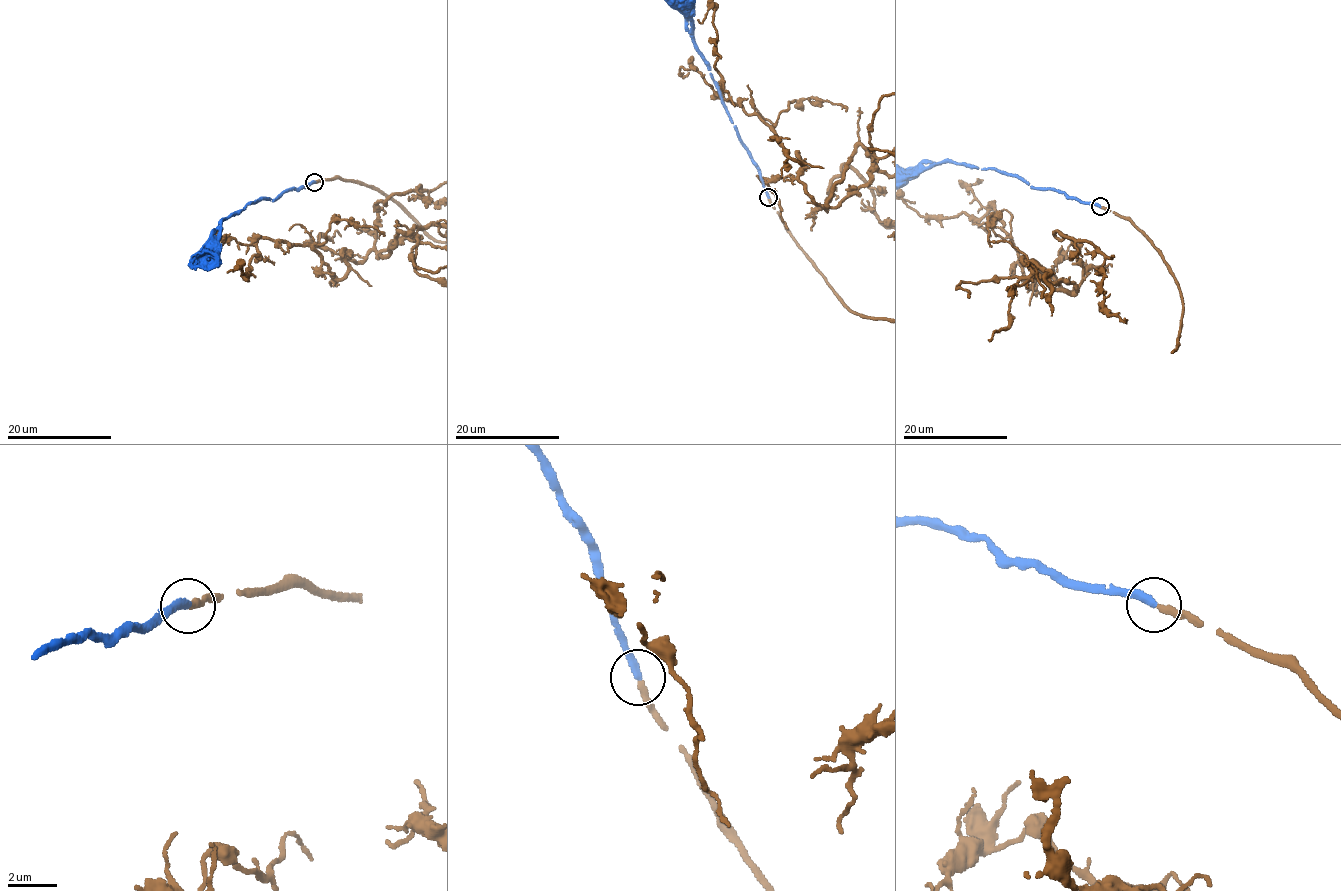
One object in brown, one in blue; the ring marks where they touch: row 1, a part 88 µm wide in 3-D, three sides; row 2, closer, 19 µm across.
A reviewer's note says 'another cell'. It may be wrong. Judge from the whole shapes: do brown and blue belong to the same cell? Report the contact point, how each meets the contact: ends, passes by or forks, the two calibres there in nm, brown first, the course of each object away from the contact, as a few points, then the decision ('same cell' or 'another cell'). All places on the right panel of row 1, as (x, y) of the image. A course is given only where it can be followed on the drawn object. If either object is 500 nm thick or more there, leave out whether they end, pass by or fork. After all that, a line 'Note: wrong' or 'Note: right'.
at (1100, 206); brown ends there; blue ends there; 280 nm thick on the brown side, 340 nm on the other; blue runs (1099, 206), (1033, 188), (995, 169), (951, 162), (933, 163), (910, 175); same cell
Note: wrong

